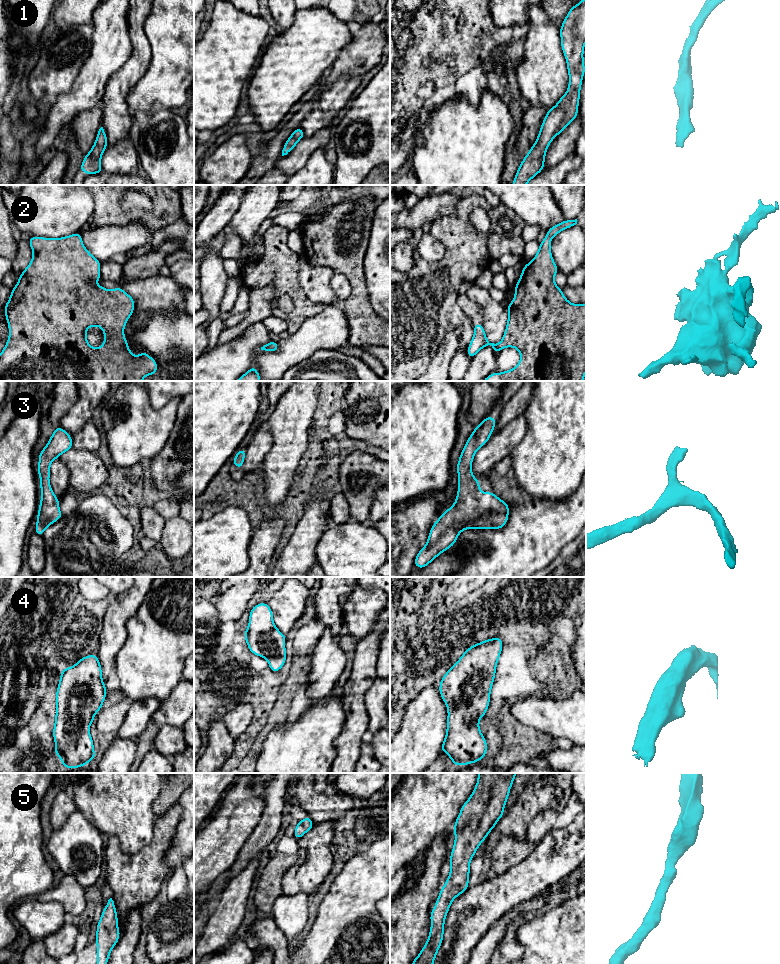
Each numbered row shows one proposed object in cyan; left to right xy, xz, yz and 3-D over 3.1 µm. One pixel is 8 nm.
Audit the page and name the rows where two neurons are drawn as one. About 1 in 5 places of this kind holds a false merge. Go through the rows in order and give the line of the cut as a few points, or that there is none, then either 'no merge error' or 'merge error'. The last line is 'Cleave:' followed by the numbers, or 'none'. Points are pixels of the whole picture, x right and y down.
1: no cut; no merge error
2: no cut; no merge error
3: no cut; no merge error
4: no cut; no merge error
5: no cut; no merge error
Cleave: none

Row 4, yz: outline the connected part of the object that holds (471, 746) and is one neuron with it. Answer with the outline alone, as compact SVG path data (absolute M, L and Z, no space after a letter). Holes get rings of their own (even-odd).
M501 637L469 647L440 681L439 692L448 711L446 736L441 751L451 758L453 765L468 765L486 756L487 741L480 732L479 720L485 716L490 703L490 692L502 648Z

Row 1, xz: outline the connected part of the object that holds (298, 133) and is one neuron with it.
M301 127L293 131L291 136L283 146L282 156L287 155L296 146L298 141L303 137L305 137L305 135Z

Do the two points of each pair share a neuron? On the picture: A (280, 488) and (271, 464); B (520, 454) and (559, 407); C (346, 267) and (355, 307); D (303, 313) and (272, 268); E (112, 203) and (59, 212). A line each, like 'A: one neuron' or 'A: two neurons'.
A: one neuron
B: one neuron
C: one neuron
D: one neuron
E: two neurons

